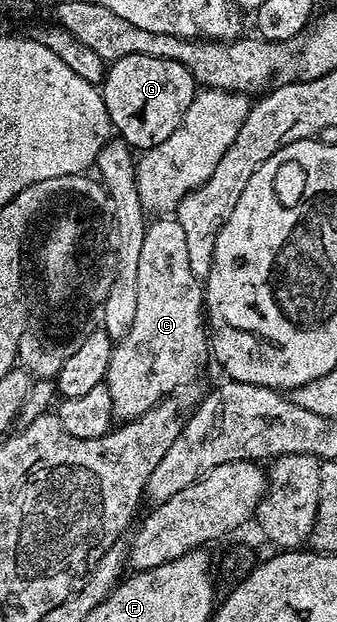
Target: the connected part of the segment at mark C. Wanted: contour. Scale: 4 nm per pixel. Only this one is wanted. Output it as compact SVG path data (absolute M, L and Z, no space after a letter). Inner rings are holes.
M155 218L146 225L144 242L141 245L140 262L137 267L137 304L136 313L133 315L132 325L122 339L114 345L109 370L107 371L106 385L111 395L111 411L114 419L119 422L135 420L138 416L143 416L155 404L168 399L182 384L187 384L199 372L199 367L209 360L209 328L205 323L205 288L204 285L193 274L192 267L189 266L189 249L185 242L185 230L181 230L181 222L174 218Z

